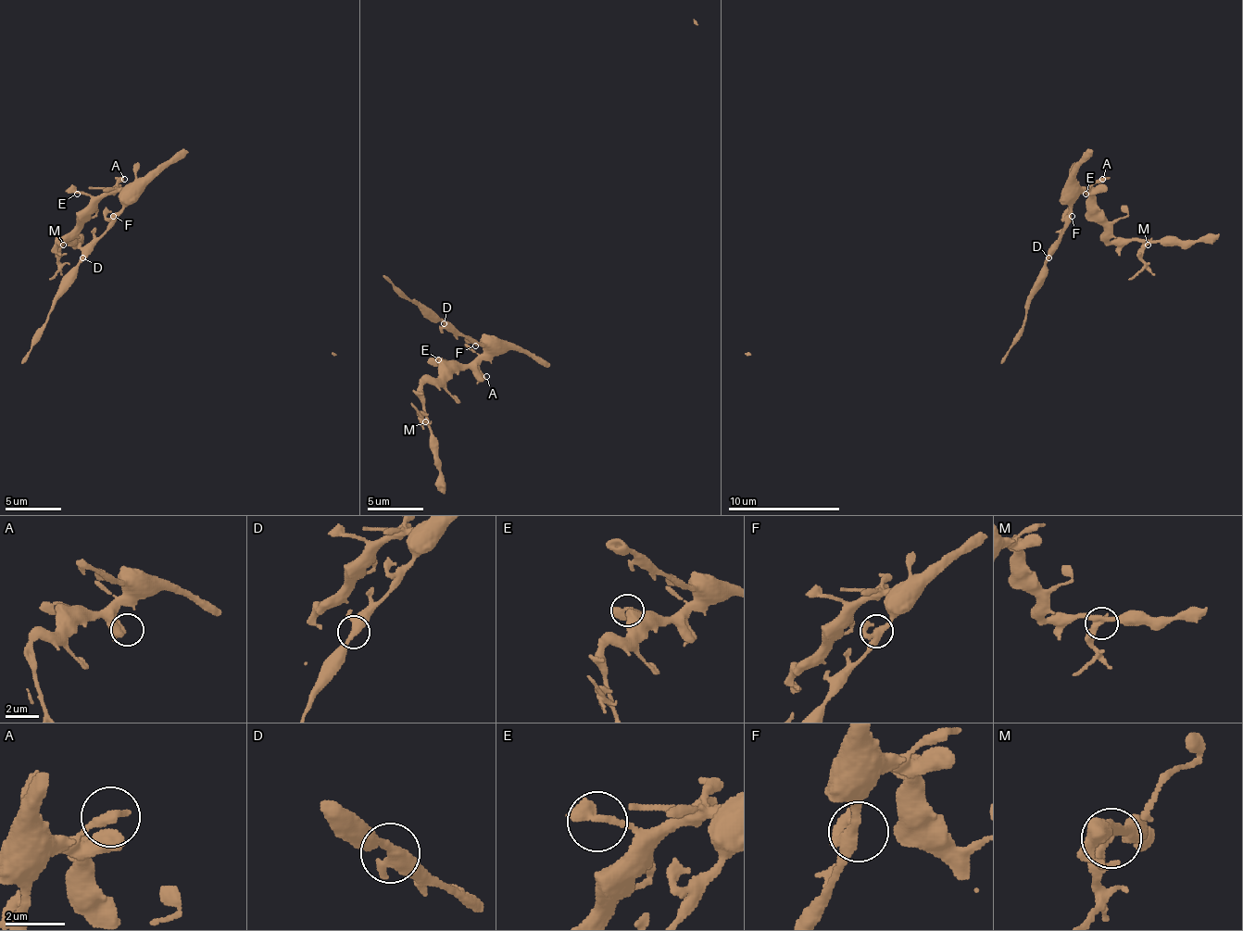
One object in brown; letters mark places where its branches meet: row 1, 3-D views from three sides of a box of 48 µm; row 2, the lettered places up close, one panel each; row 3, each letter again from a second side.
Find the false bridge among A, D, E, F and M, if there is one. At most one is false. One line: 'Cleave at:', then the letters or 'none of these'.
Cleave at: M

